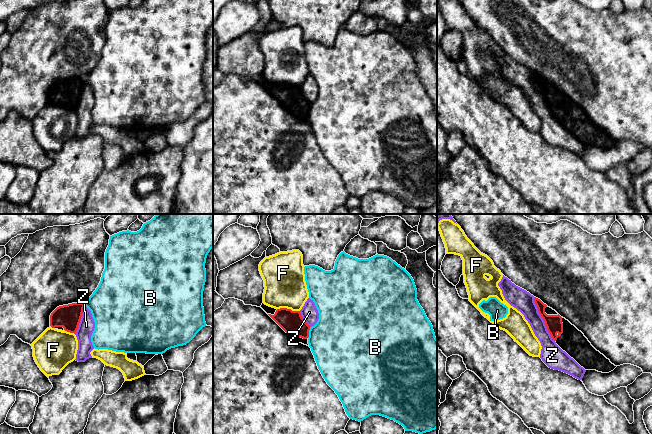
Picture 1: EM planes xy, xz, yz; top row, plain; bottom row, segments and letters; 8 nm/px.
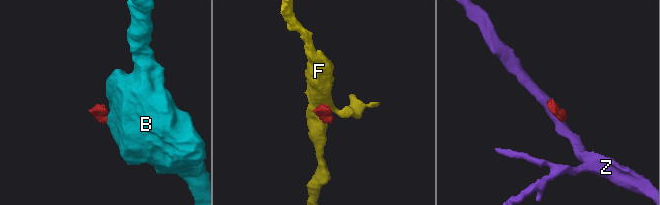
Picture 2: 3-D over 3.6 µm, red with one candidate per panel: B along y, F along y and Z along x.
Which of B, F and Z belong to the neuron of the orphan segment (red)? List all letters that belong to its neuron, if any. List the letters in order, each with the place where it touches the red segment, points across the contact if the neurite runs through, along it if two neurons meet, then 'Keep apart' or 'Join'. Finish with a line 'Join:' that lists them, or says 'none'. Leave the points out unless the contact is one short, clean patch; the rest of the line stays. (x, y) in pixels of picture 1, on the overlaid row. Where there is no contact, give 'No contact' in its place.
B: Touches red at xz (308, 332). Boundary: xz (310, 327), (307, 337). Keep apart
F: Touches red at xz (288, 309). Boundary: xz (277, 308), (290, 308), (299, 311). Keep apart
Z: Touches red at yz (543, 319). Boundary: yz (534, 297), (537, 311), (554, 341). Keep apart
Join: none

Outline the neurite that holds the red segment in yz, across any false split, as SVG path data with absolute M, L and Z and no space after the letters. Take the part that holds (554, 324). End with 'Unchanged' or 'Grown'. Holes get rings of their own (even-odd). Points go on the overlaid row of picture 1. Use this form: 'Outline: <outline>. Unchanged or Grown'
Outline: M534 298L538 312L556 344L585 370L609 373L617 366L597 351L584 334L540 299Z. Grown

